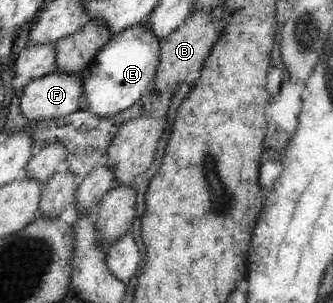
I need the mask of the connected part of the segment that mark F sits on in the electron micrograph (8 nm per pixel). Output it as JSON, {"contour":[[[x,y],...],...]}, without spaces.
{"contour":[[[52,71],[24,87],[21,98],[21,115],[29,123],[59,119],[80,109],[79,101],[86,93],[83,73]]]}

